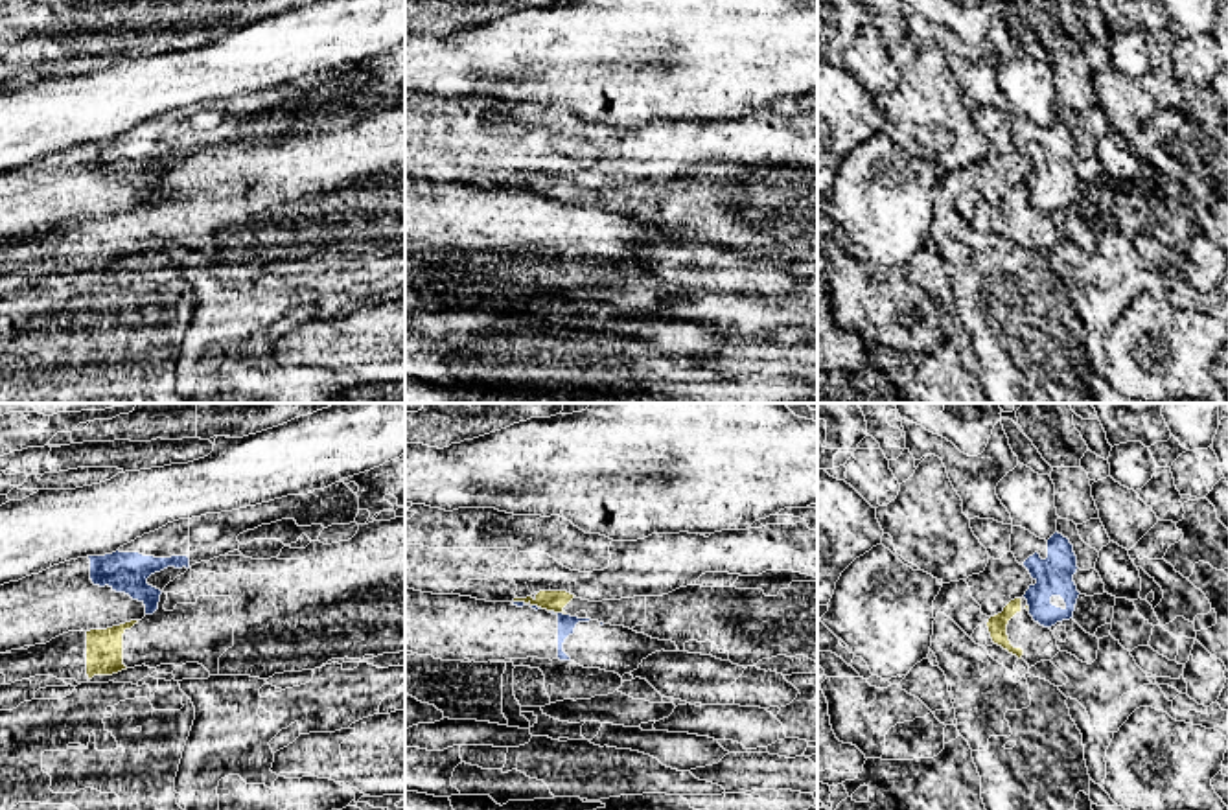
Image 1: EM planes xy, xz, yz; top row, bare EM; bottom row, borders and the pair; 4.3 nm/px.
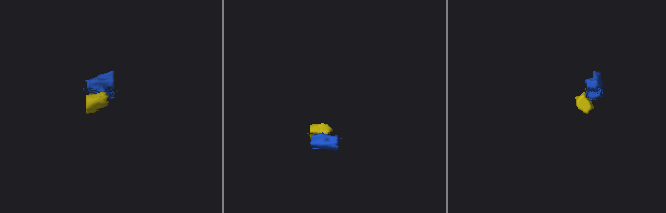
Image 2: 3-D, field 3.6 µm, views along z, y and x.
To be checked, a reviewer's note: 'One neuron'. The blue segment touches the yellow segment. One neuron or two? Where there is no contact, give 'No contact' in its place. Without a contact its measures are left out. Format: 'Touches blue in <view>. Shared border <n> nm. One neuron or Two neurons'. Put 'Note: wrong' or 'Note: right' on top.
Note: wrong
Touches blue in xz. Shared border 80 nm. Two neurons

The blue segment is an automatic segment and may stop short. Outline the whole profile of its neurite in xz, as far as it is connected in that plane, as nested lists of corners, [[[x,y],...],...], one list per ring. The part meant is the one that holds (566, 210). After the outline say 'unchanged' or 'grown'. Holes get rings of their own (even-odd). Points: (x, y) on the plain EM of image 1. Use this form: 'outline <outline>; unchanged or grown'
outline [[[405,175],[405,239],[442,249],[560,247],[620,265],[655,239],[679,239],[624,214],[528,193]]]; grown

